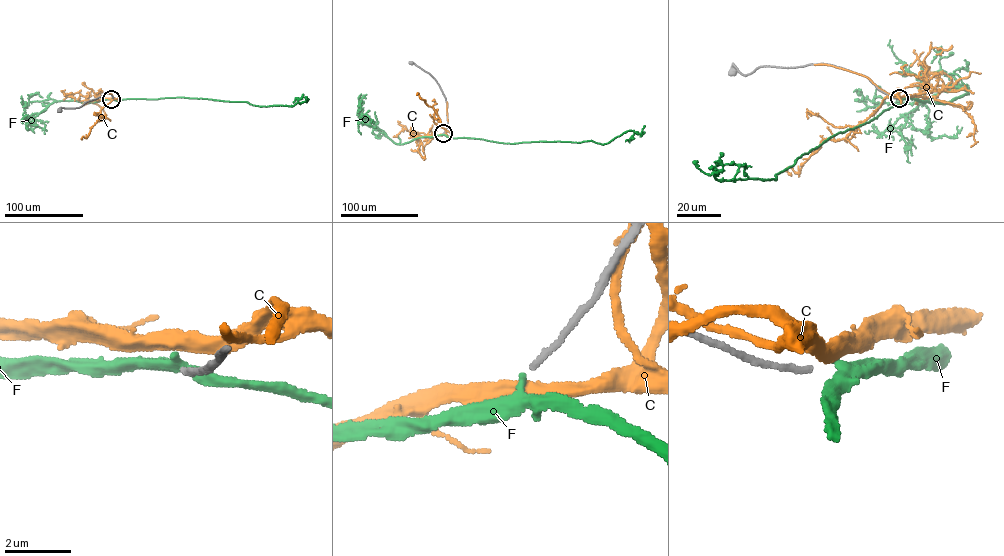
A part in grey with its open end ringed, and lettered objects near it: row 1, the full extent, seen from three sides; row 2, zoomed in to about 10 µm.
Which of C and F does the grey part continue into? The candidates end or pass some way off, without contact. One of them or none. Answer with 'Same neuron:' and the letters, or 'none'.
Same neuron: F

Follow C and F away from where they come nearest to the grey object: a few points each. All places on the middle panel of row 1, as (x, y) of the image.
C: (442, 134), (445, 129), (433, 121), (438, 117), (434, 109), (419, 93), (416, 95)
F: (443, 134), (452, 138), (505, 143), (590, 140), (603, 144), (633, 130), (625, 141)

